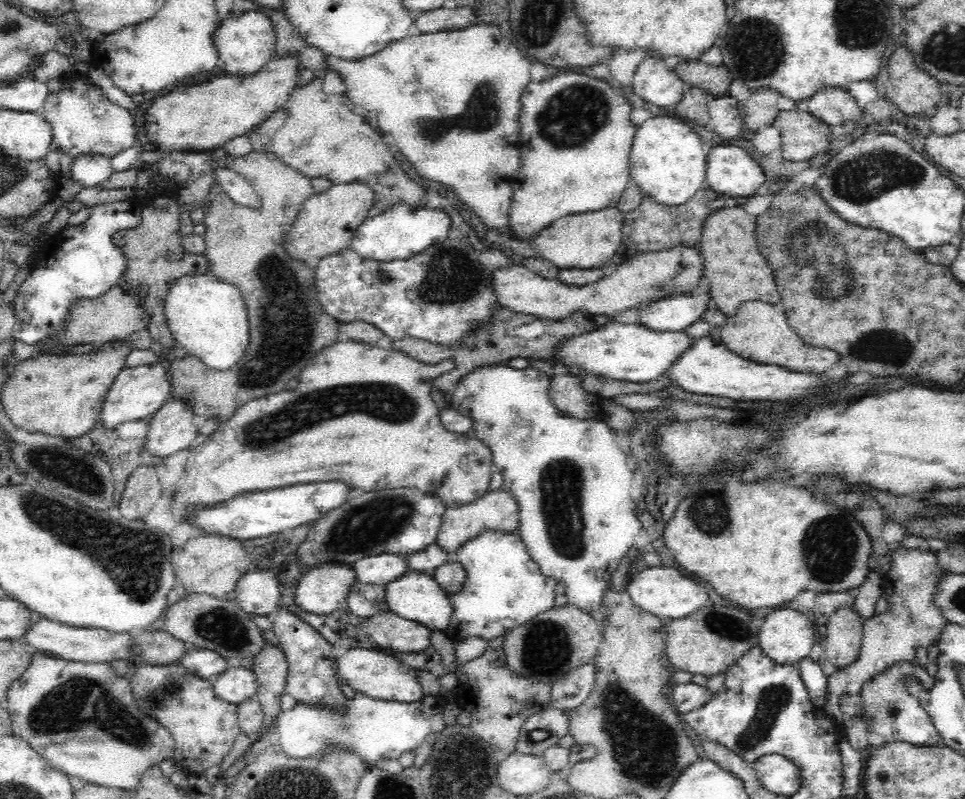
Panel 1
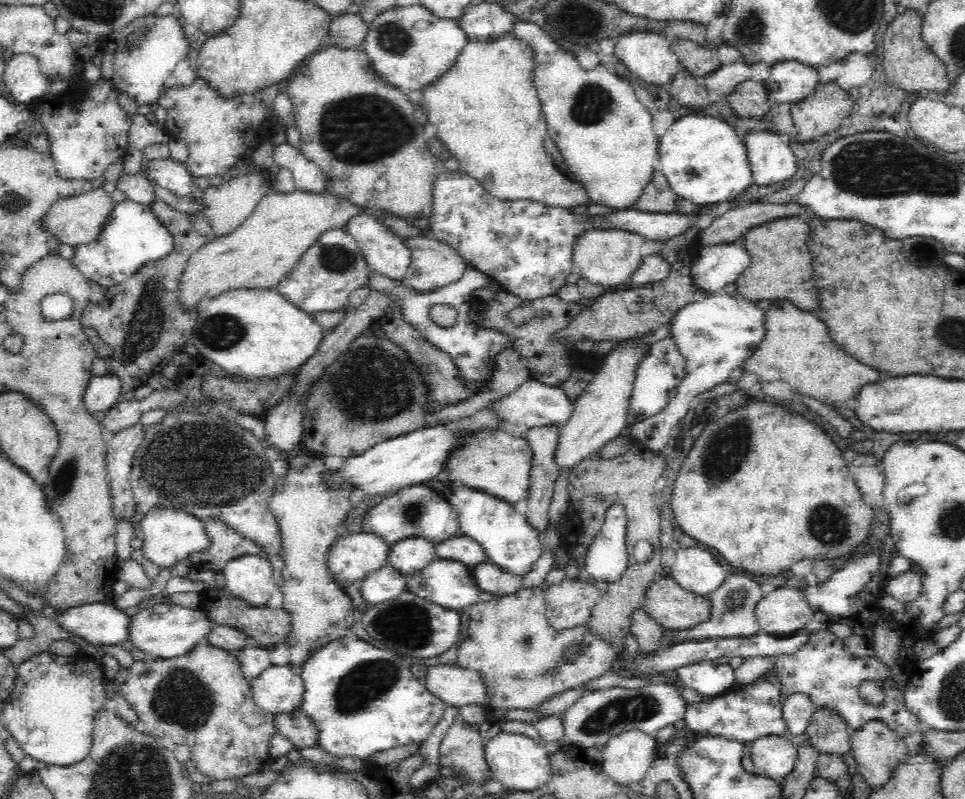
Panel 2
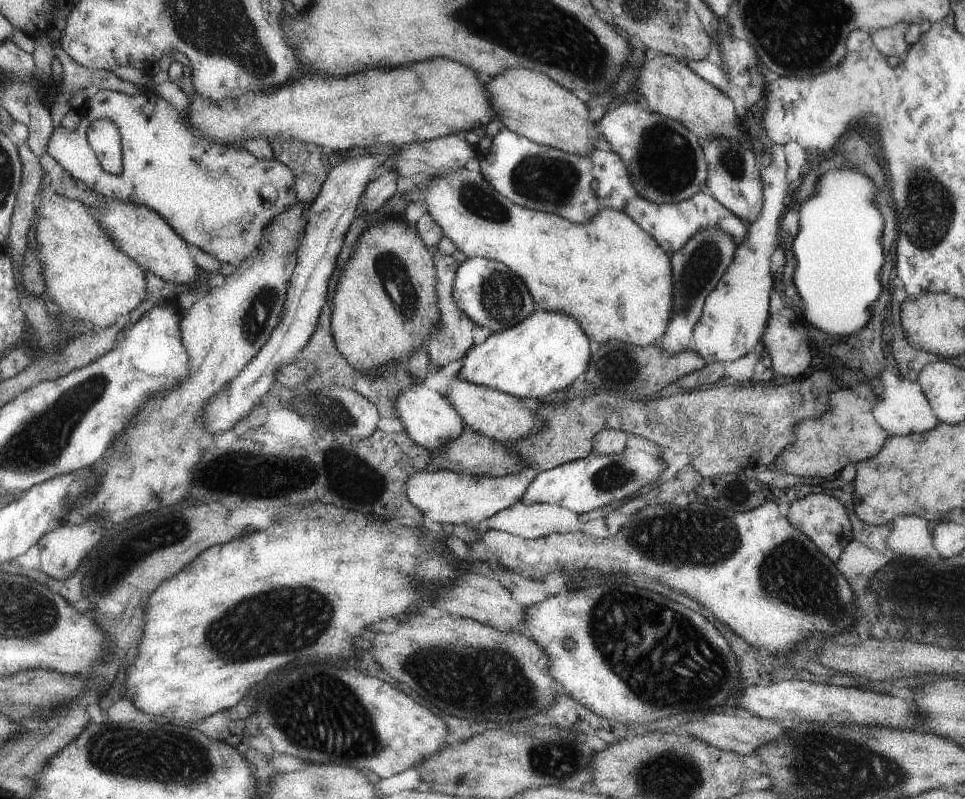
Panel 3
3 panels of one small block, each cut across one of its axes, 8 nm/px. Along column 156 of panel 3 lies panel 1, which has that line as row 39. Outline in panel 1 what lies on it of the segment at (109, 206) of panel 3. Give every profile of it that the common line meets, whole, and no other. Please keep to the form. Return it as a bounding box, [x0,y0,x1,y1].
[214,11,276,77]

